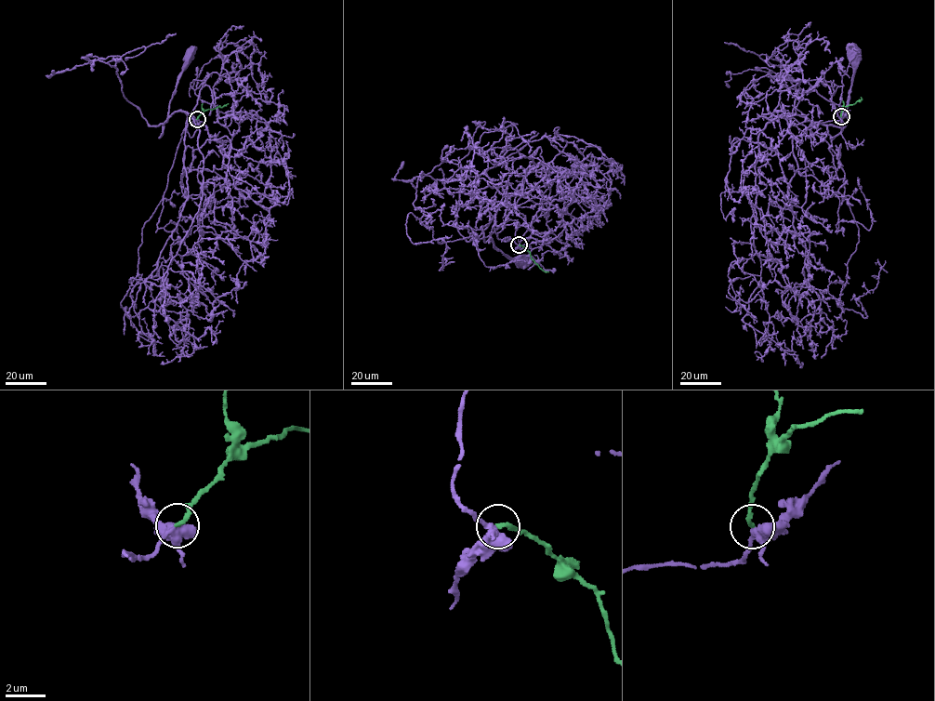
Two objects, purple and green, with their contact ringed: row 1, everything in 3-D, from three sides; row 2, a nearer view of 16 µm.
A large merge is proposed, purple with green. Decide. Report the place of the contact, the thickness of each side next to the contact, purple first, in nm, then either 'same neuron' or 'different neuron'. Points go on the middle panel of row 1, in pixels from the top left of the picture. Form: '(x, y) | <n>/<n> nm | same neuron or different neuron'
(519, 244) | 340/220 nm | same neuron

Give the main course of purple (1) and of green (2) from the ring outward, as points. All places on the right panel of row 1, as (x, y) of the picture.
1: (841, 116), (815, 123), (809, 138), (782, 115), (823, 124), (835, 137), (845, 124), (854, 54)
2: (840, 116), (845, 107), (860, 100), (861, 97)

